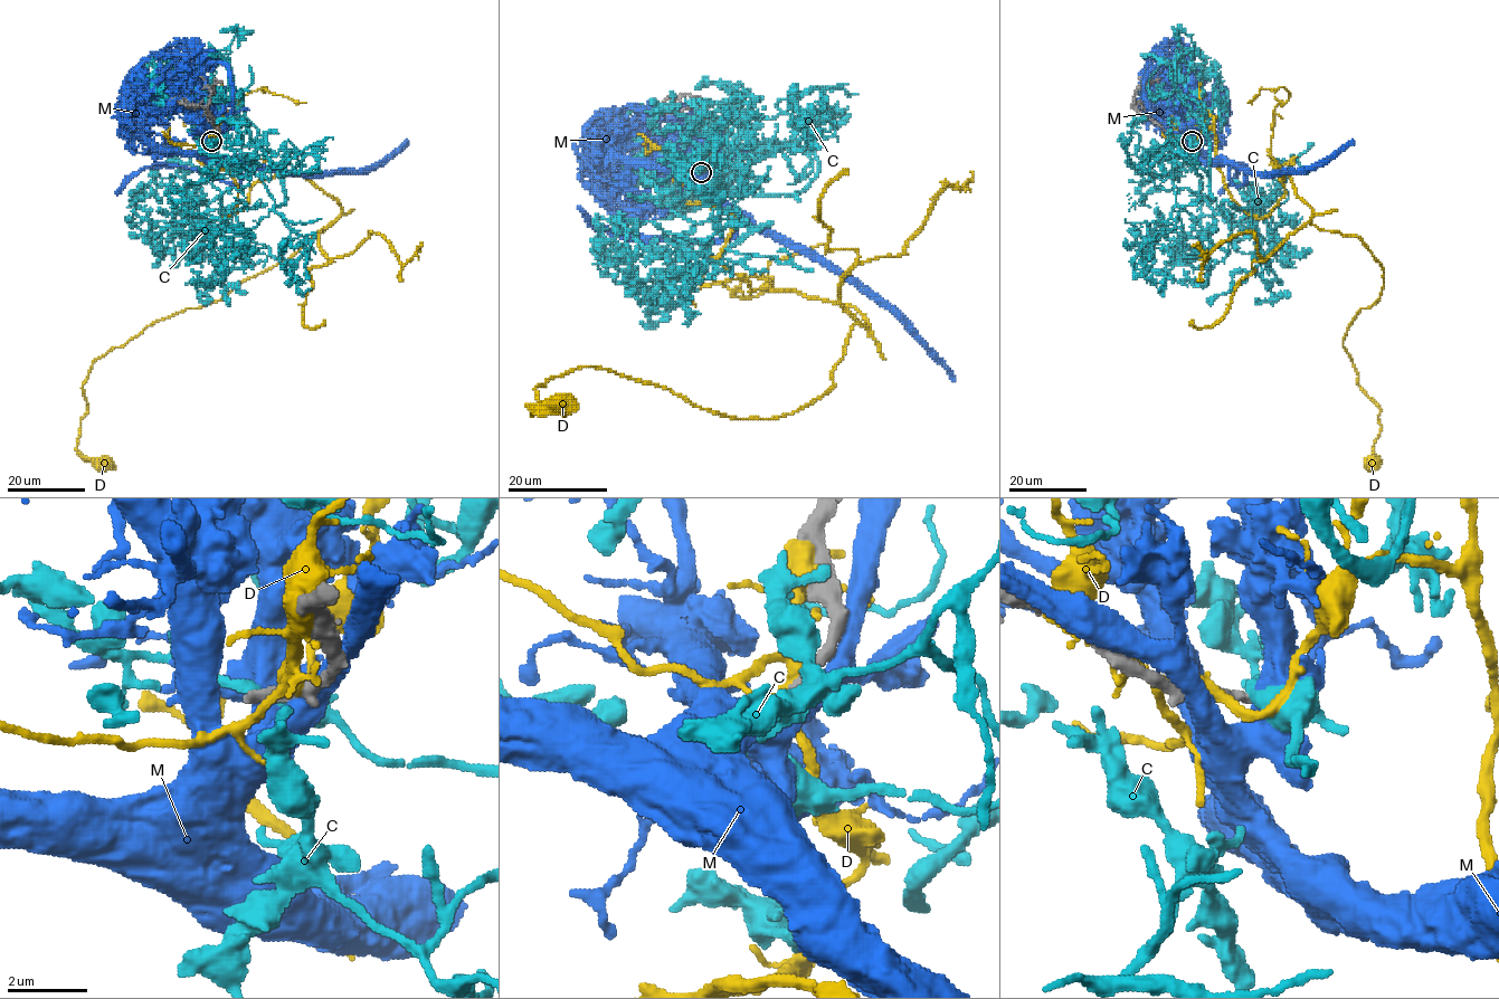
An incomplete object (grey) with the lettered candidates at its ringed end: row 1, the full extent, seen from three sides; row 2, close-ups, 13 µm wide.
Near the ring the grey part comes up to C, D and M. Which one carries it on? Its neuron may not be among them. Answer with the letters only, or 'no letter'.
no letter

